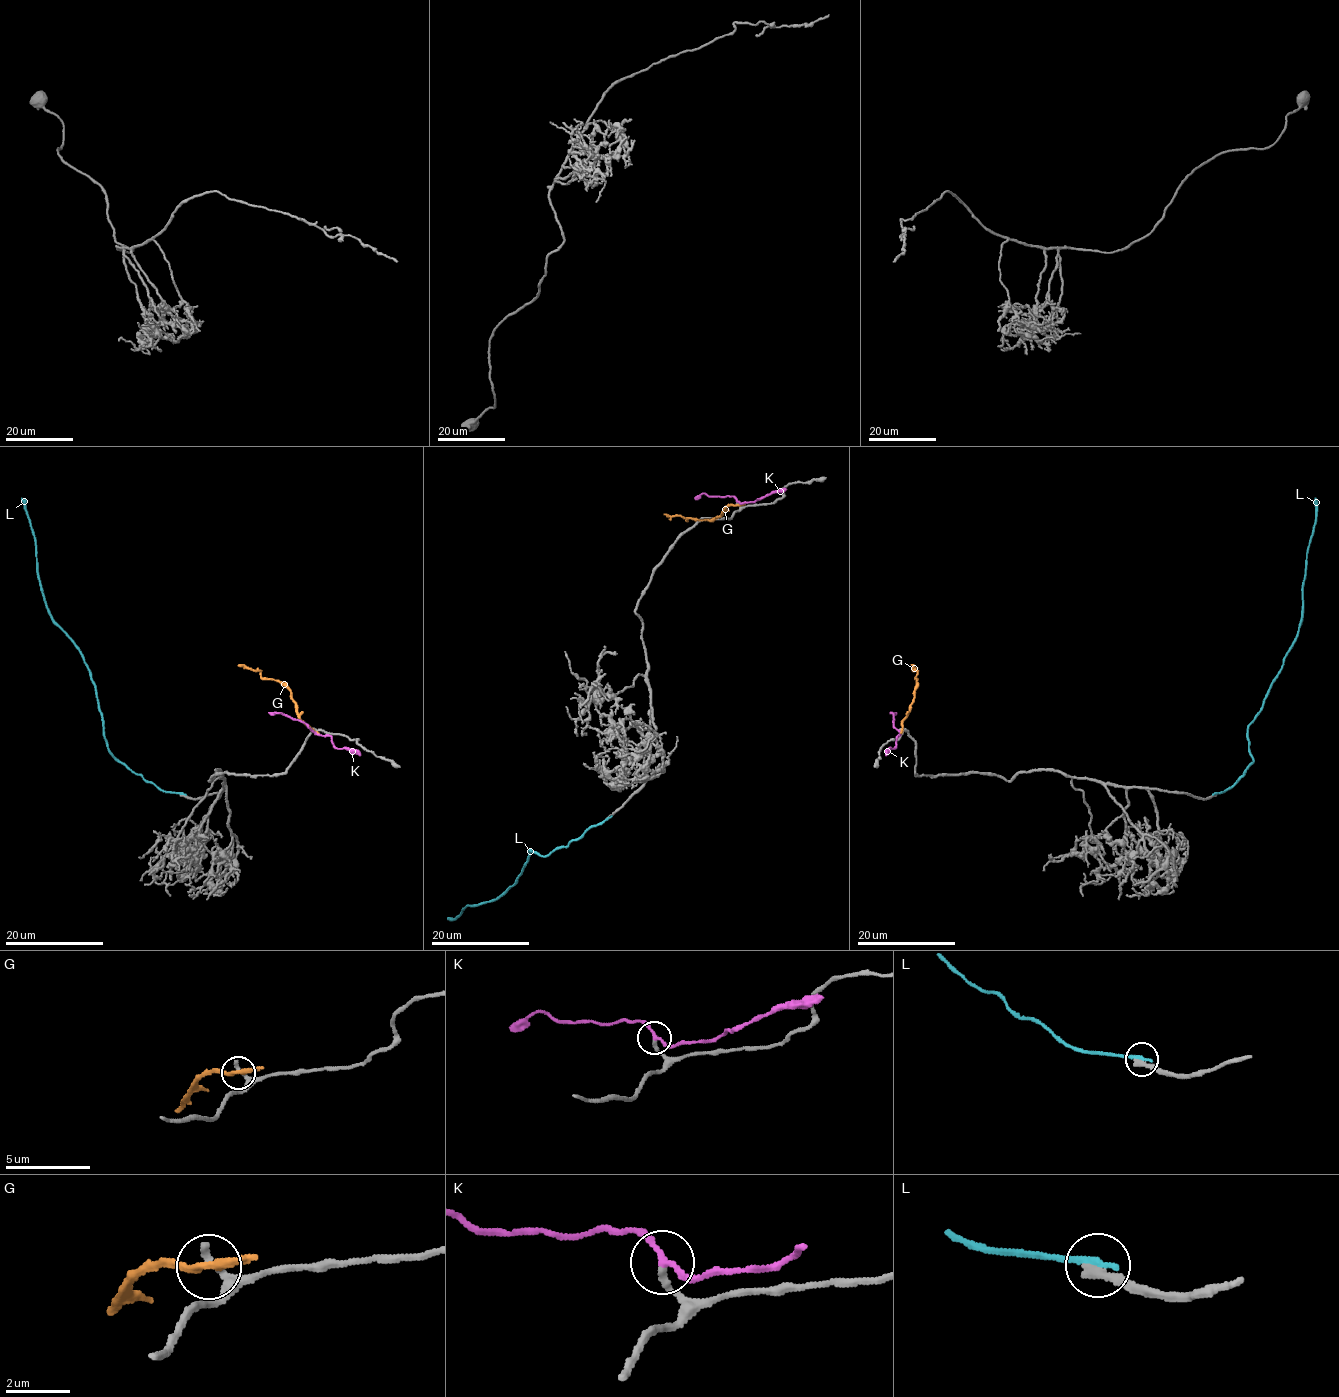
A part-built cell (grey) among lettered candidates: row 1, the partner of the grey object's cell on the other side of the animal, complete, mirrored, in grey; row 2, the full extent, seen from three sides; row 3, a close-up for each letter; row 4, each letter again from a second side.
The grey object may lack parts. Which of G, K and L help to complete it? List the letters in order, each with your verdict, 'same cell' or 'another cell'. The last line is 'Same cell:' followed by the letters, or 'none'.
G: another cell
K: same cell
L: another cell
Same cell: K

